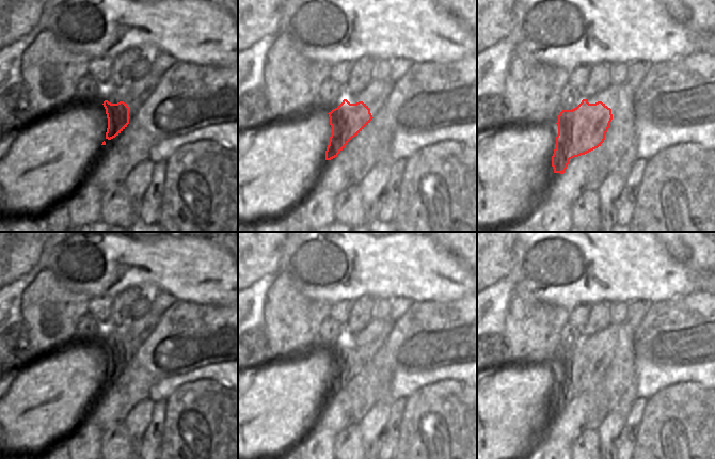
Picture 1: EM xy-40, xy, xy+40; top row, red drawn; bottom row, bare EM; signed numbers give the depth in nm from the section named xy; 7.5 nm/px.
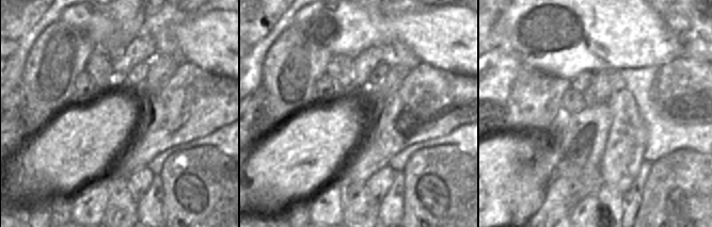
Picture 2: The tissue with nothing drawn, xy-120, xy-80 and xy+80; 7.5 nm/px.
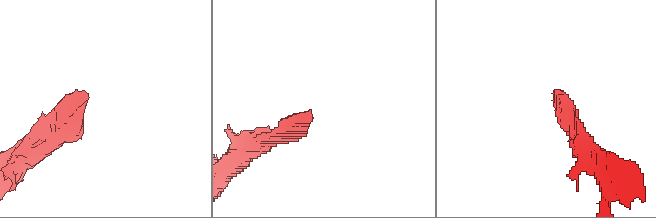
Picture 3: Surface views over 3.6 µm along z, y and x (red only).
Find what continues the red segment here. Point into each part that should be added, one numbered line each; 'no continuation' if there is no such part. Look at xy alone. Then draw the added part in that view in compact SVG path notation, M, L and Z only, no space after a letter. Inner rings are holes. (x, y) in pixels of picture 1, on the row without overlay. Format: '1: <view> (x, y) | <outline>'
1: xy (375, 334) | M390 317L386 319L372 319L361 332L354 336L347 336L347 339L350 343L363 341L370 348L372 357L375 357L393 329L394 322Z

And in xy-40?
1: xy-40 (137, 331) | M152 311L140 317L139 319L131 319L122 330L117 331L115 336L108 336L111 343L124 341L129 347L129 357L131 357L138 348L148 338L161 315Z

